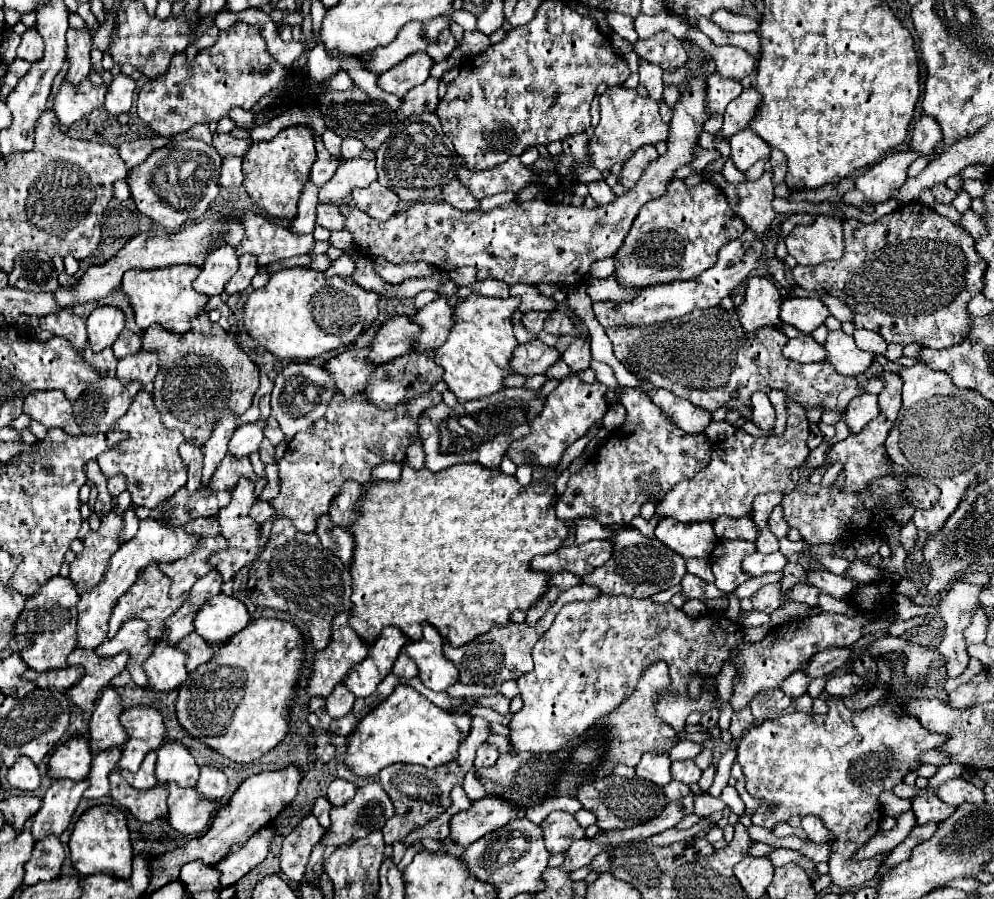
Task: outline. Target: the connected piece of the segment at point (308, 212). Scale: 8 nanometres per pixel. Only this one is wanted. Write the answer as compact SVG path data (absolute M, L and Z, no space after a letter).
M306 183L300 203L298 203L298 217L290 223L294 233L312 233L316 225L316 205L318 205L318 187L314 183Z

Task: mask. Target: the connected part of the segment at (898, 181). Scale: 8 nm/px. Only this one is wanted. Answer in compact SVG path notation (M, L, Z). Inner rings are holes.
M914 151L890 153L880 163L858 175L858 189L864 193L866 201L870 205L878 205L892 199L904 185L906 169L914 159L918 159Z

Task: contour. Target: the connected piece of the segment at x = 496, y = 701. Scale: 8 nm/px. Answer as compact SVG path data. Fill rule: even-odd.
M492 695L492 697L480 697L480 699L466 699L468 703L472 703L472 701L478 701L478 703L482 703L482 705L486 705L486 707L492 707L494 711L498 711L502 717L506 717L508 713L510 713L510 699L508 697L504 697L504 695Z

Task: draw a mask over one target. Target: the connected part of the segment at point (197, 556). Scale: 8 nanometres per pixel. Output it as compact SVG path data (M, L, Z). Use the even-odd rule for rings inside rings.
M200 543L200 547L196 547L196 551L192 555L188 555L188 559L164 563L164 567L160 567L172 579L172 587L170 587L172 597L180 597L182 593L188 593L200 577L204 577L208 571L212 571L212 565L208 561L210 555L212 555L212 551L208 551Z

